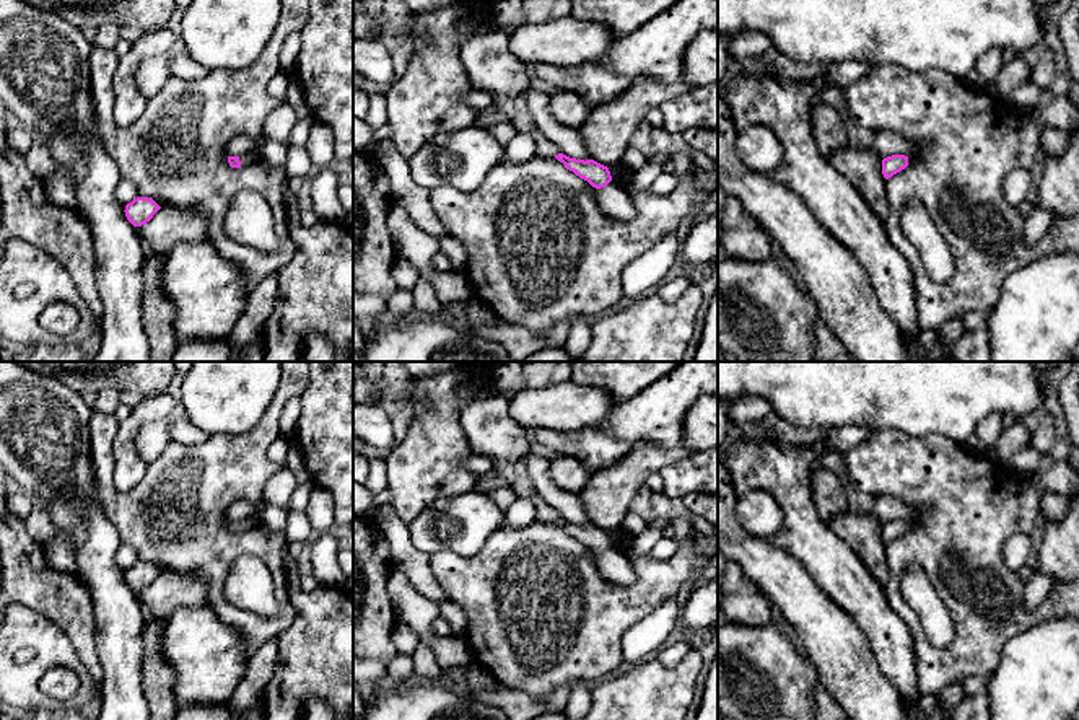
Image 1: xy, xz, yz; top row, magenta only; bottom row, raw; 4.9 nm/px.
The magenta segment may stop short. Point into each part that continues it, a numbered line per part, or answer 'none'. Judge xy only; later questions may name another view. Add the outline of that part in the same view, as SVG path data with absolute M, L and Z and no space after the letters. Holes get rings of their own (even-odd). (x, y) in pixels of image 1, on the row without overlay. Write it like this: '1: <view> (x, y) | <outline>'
1: xy (246, 525) | M252 516L252 518L241 520L239 526L241 526L241 533L247 533L251 529L256 529L256 528L262 526L262 525L260 525L260 520Z

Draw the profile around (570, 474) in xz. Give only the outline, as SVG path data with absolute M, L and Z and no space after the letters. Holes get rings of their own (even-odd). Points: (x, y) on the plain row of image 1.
M558 456L552 461L548 476L561 490L578 495L588 487L591 479L591 472L586 466L579 459L570 456Z

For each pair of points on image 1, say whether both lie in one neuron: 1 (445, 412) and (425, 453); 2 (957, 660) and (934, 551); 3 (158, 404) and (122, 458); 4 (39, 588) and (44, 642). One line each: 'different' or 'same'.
1: same
2: same
3: same
4: different

